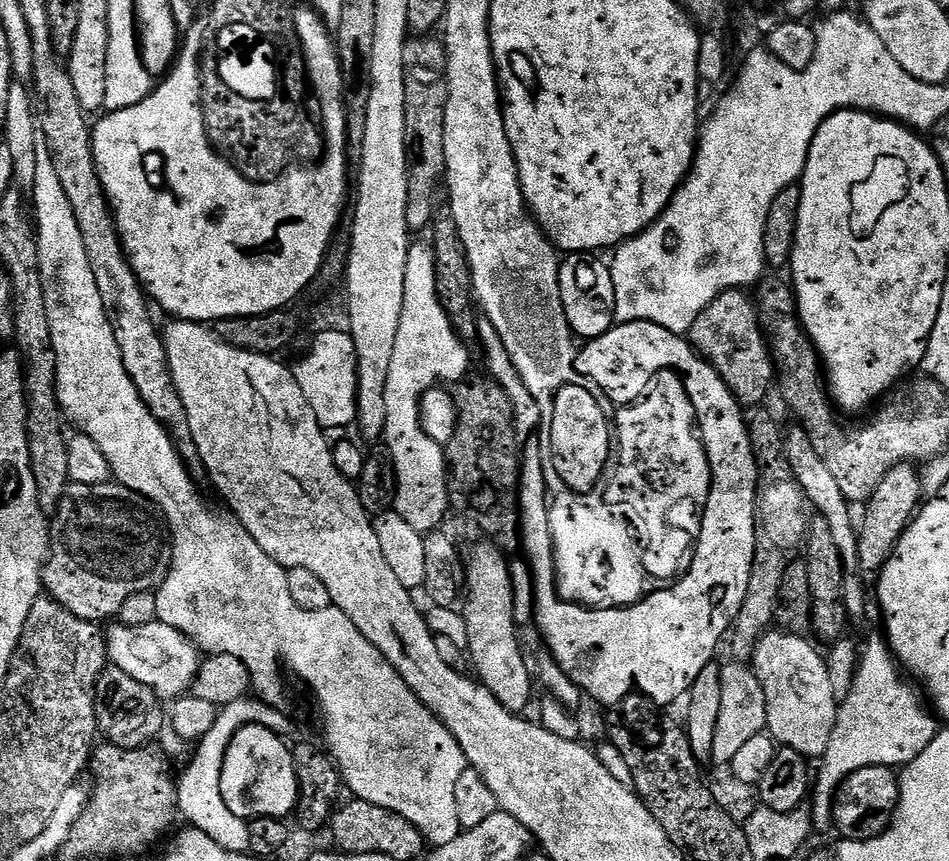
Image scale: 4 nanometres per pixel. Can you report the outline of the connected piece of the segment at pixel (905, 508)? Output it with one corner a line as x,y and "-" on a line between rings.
911,463
899,464
878,482
874,494
863,505
864,517
858,520
858,562
859,571
878,574
891,558
900,535
904,533
906,525
917,515
921,507
920,495
921,473

